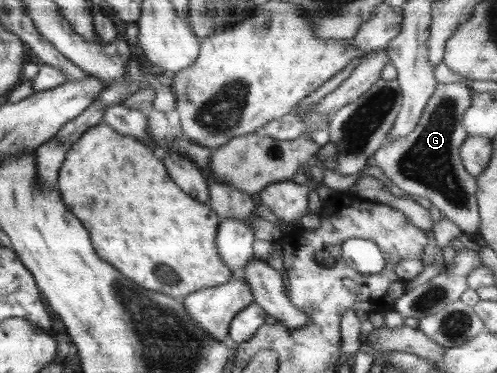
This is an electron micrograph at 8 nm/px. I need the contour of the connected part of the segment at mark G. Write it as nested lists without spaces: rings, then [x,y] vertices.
[[[437,83],[414,131],[404,138],[387,140],[373,159],[392,183],[410,197],[437,207],[442,216],[458,225],[461,233],[476,234],[480,225],[476,178],[465,170],[459,156],[460,146],[467,138],[462,121],[470,103],[472,93],[466,83]]]

